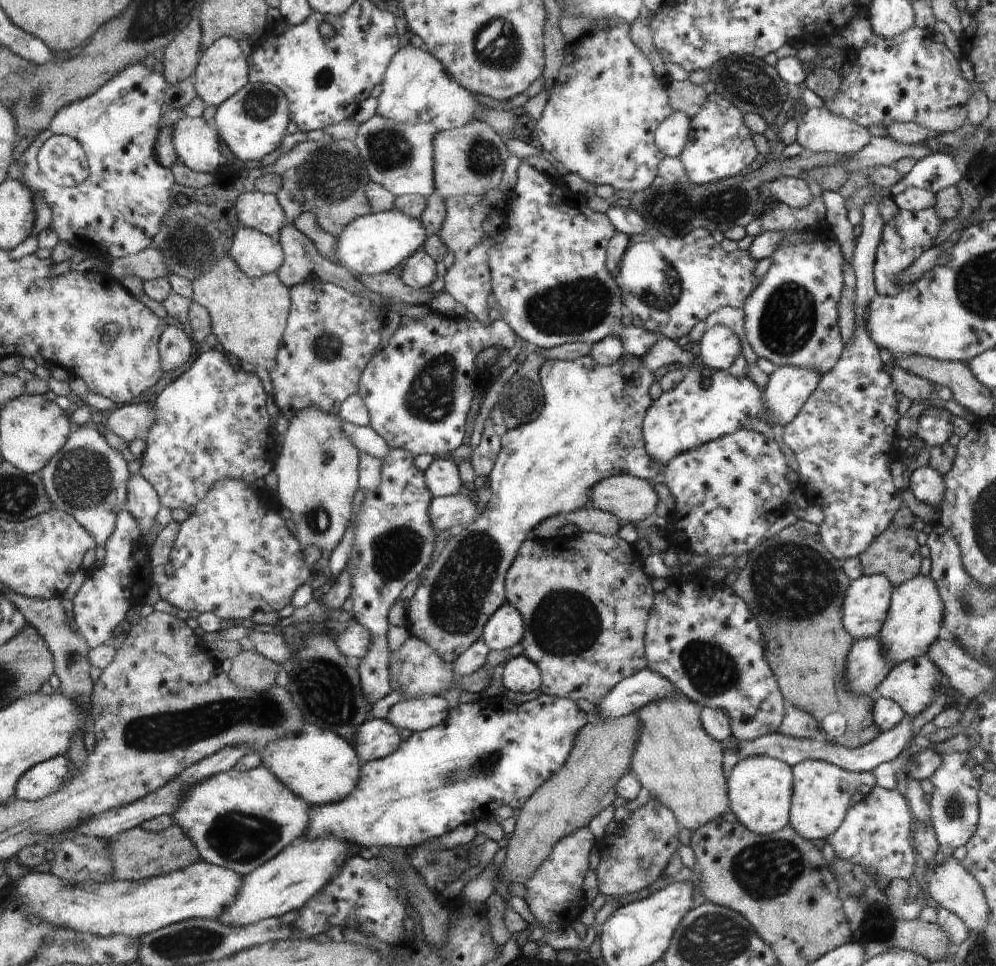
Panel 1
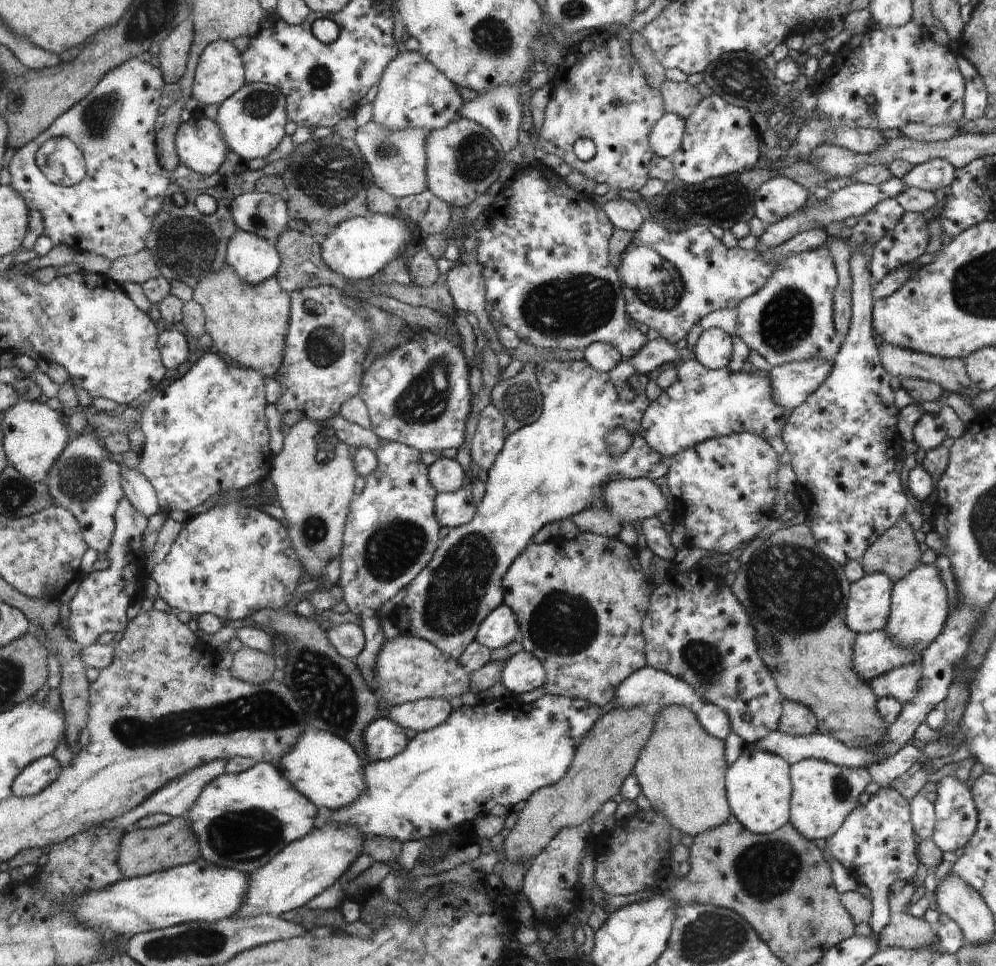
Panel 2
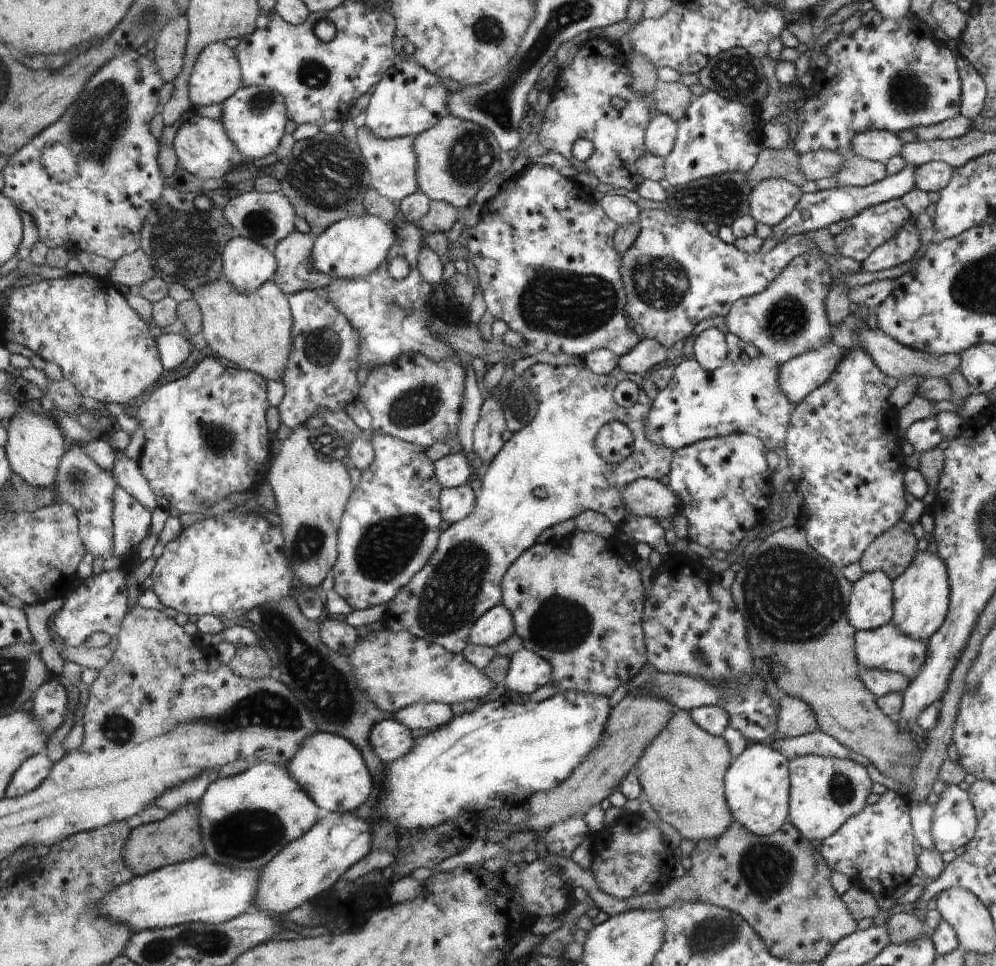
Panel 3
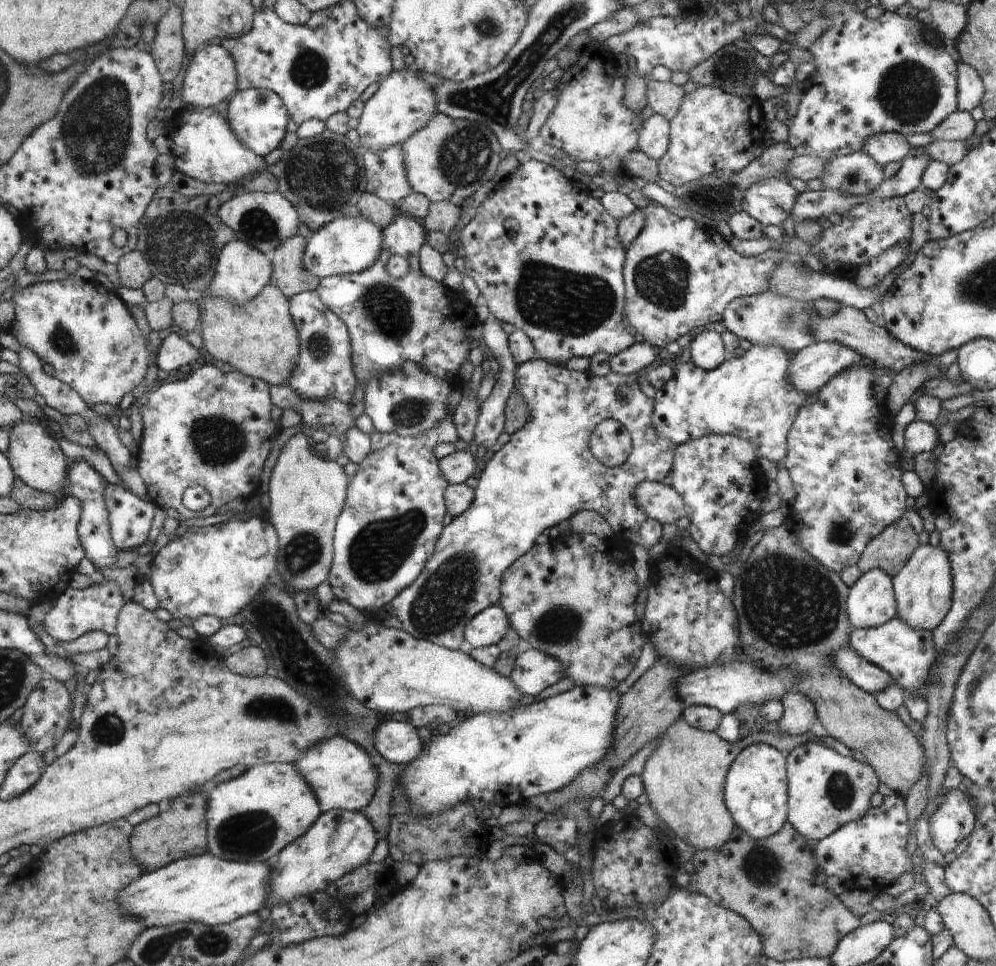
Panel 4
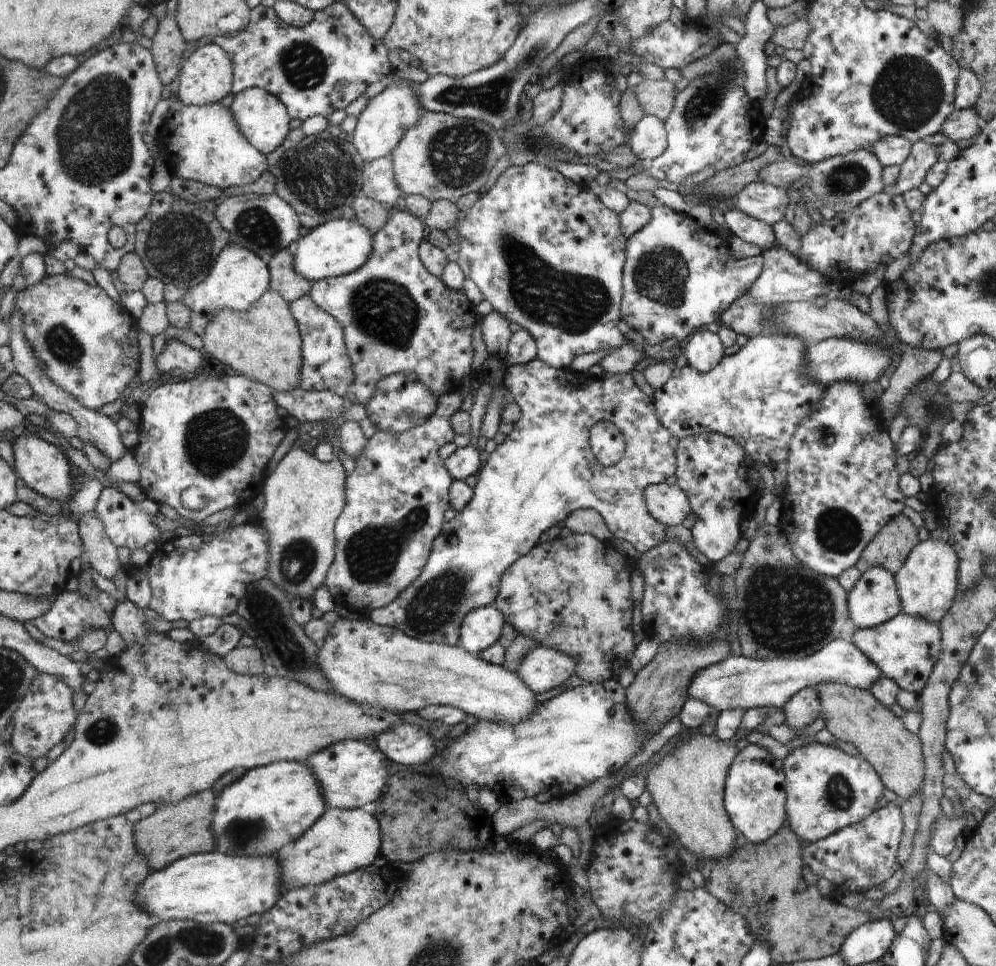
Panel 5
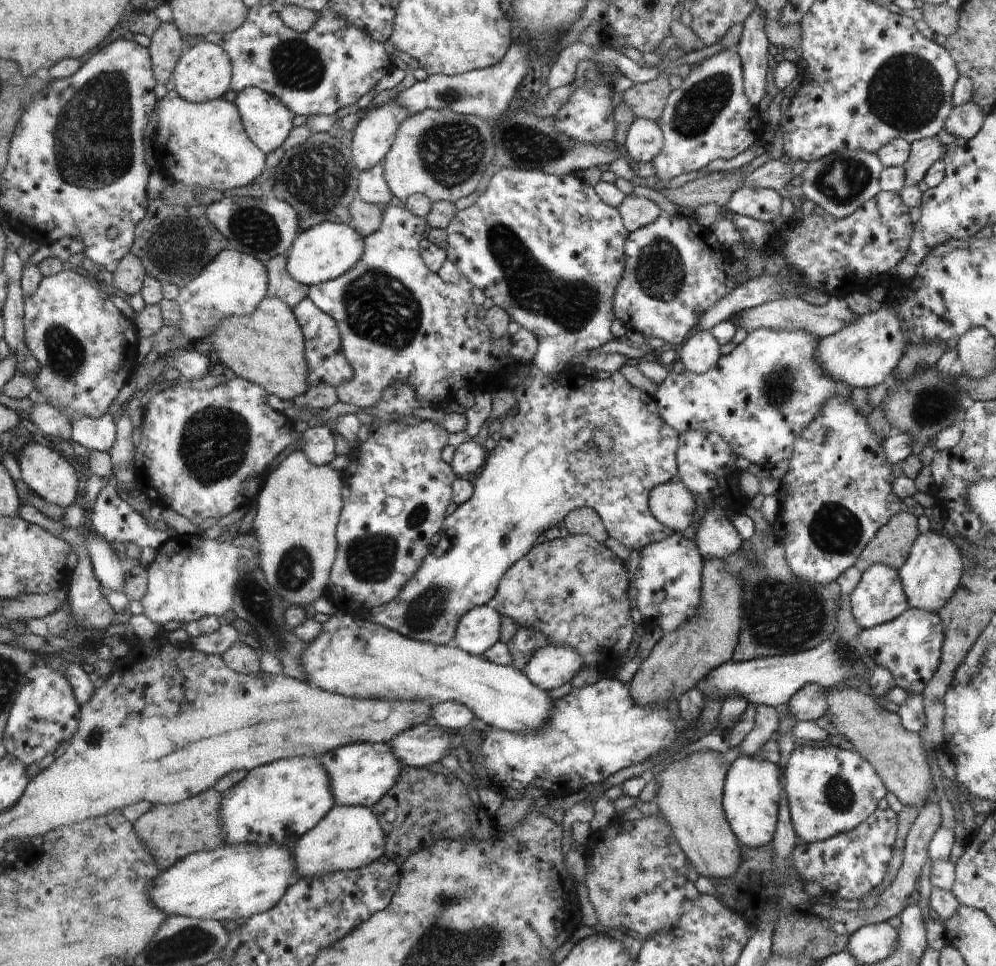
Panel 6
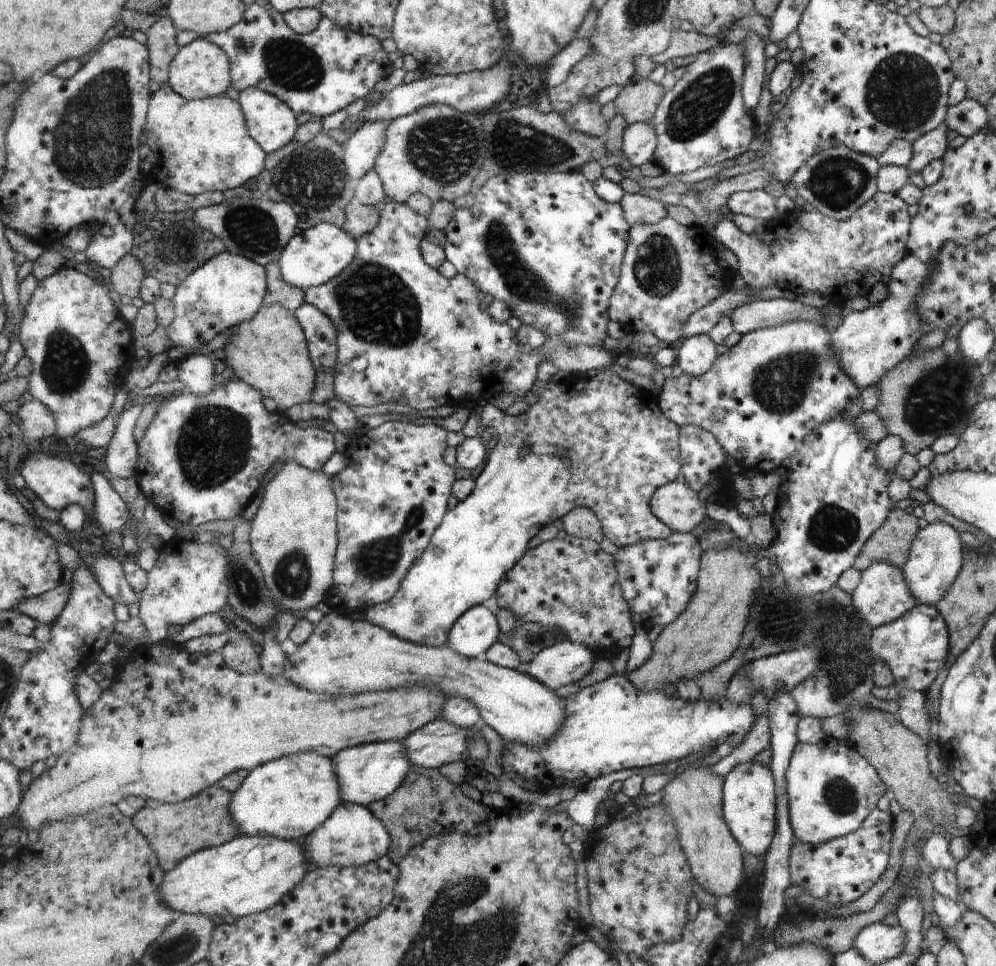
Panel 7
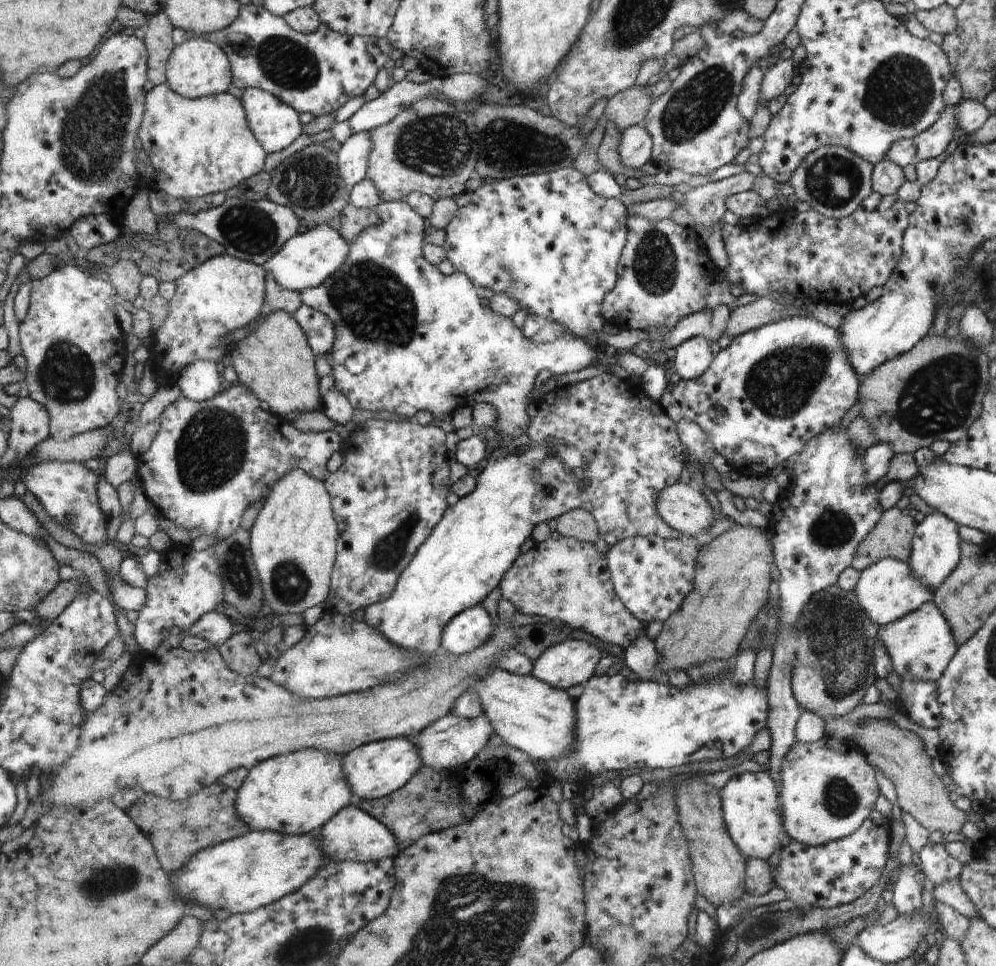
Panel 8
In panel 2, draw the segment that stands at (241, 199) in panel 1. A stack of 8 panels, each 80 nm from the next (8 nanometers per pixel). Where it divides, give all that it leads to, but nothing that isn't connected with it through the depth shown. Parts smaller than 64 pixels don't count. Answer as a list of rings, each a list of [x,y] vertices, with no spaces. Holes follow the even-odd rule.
[[[256,190],[236,196],[232,202],[232,215],[238,230],[276,243],[284,234],[291,219],[284,197]]]

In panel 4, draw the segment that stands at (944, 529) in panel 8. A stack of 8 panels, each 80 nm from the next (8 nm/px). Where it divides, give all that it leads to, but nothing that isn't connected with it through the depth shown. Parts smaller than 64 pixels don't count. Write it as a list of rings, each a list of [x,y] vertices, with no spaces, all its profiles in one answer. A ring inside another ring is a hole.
[[[919,546],[908,564],[896,574],[893,589],[897,599],[897,617],[912,628],[933,632],[948,616],[953,602],[953,571],[950,558],[942,546]]]

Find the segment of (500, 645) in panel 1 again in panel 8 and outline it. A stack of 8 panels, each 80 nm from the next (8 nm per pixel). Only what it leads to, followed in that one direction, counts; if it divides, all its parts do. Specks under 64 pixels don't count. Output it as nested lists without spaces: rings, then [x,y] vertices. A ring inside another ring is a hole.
[[[484,607],[463,610],[444,627],[440,650],[453,655],[473,653],[493,637],[493,628]]]

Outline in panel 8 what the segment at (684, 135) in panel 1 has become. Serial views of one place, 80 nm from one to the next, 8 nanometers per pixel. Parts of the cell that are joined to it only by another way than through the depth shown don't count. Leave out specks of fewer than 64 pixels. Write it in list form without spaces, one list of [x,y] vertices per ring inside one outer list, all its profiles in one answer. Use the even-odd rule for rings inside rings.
[[[638,125],[624,129],[619,142],[619,155],[626,166],[641,168],[643,164],[652,160],[653,137]]]

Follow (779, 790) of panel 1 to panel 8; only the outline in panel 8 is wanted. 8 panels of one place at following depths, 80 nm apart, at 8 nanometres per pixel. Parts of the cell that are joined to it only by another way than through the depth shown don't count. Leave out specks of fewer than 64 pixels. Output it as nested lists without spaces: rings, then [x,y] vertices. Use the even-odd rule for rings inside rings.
[[[768,771],[745,772],[731,777],[720,789],[720,795],[730,838],[737,843],[746,860],[766,861],[789,844],[790,838],[781,814],[778,786]]]

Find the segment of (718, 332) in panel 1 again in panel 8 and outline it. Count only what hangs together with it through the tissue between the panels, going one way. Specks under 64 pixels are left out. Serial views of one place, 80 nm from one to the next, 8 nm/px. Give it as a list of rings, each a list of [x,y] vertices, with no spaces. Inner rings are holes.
[[[692,337],[679,344],[672,360],[682,379],[697,379],[704,375],[712,362],[711,341],[706,337]]]

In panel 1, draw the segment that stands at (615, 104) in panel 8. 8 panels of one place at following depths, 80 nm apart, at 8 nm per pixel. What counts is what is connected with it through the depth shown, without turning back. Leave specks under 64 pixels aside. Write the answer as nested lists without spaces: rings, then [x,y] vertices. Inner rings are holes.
[[[668,80],[672,111],[685,112],[691,119],[706,102],[707,94],[700,85],[687,81]]]

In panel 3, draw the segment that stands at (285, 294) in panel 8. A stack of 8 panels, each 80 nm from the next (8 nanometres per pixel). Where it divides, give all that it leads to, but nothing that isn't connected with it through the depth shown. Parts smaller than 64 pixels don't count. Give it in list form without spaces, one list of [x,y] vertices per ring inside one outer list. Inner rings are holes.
[[[294,229],[273,250],[278,262],[273,281],[286,294],[304,289],[326,288],[334,280],[330,275],[314,268],[313,246],[310,234]]]

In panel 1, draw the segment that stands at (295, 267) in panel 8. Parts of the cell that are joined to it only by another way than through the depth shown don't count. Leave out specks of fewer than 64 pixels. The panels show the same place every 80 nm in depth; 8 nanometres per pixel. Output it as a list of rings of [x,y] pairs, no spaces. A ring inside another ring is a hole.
[[[394,208],[355,218],[336,237],[338,264],[350,272],[366,274],[388,273],[400,267],[414,253],[423,250],[430,236],[429,230],[417,219]]]

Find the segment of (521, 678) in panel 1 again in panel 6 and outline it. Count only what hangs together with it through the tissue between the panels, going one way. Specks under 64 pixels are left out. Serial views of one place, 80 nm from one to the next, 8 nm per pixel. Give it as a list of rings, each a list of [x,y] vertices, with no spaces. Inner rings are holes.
[[[548,644],[535,650],[522,672],[543,691],[554,690],[570,682],[582,668],[580,652],[570,645]]]

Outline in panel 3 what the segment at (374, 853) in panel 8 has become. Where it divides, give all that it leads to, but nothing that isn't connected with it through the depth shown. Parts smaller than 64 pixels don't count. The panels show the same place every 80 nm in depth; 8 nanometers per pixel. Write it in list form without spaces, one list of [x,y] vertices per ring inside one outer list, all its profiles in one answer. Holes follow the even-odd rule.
[[[350,811],[330,813],[317,822],[308,833],[288,845],[260,869],[253,910],[286,914],[298,906],[312,902],[336,885],[342,874],[372,850],[369,824]]]

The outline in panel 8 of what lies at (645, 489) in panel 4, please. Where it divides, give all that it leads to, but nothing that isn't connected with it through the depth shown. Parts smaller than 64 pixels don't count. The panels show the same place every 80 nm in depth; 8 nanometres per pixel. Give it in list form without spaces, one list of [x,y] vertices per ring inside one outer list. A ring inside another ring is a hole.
[[[688,481],[677,482],[662,489],[657,502],[660,516],[680,534],[695,537],[707,531],[716,520],[712,508],[703,495]]]

